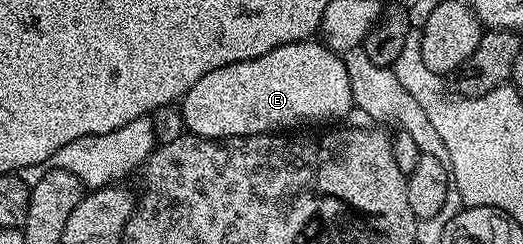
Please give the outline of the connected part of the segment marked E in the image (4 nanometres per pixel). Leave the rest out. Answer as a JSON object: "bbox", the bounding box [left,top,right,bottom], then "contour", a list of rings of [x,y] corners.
{"bbox":[181,39,353,139],"contour":[[[315,39],[306,41],[294,41],[288,45],[279,45],[273,51],[269,51],[265,55],[261,55],[257,59],[249,59],[241,63],[229,63],[225,67],[217,67],[213,71],[209,71],[209,75],[201,75],[201,79],[197,79],[197,83],[193,83],[193,87],[189,87],[189,91],[181,99],[181,112],[183,115],[183,124],[188,134],[205,137],[208,139],[230,139],[233,137],[253,137],[256,135],[267,135],[272,131],[291,131],[294,125],[311,125],[314,121],[331,121],[327,123],[335,123],[338,117],[343,117],[347,112],[352,112],[353,102],[351,99],[351,80],[345,71],[345,63],[342,56],[335,53],[326,45]]]}

